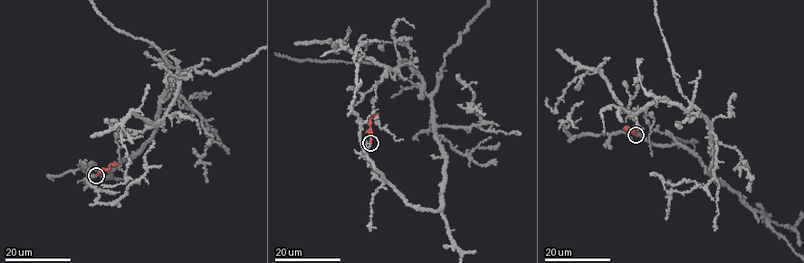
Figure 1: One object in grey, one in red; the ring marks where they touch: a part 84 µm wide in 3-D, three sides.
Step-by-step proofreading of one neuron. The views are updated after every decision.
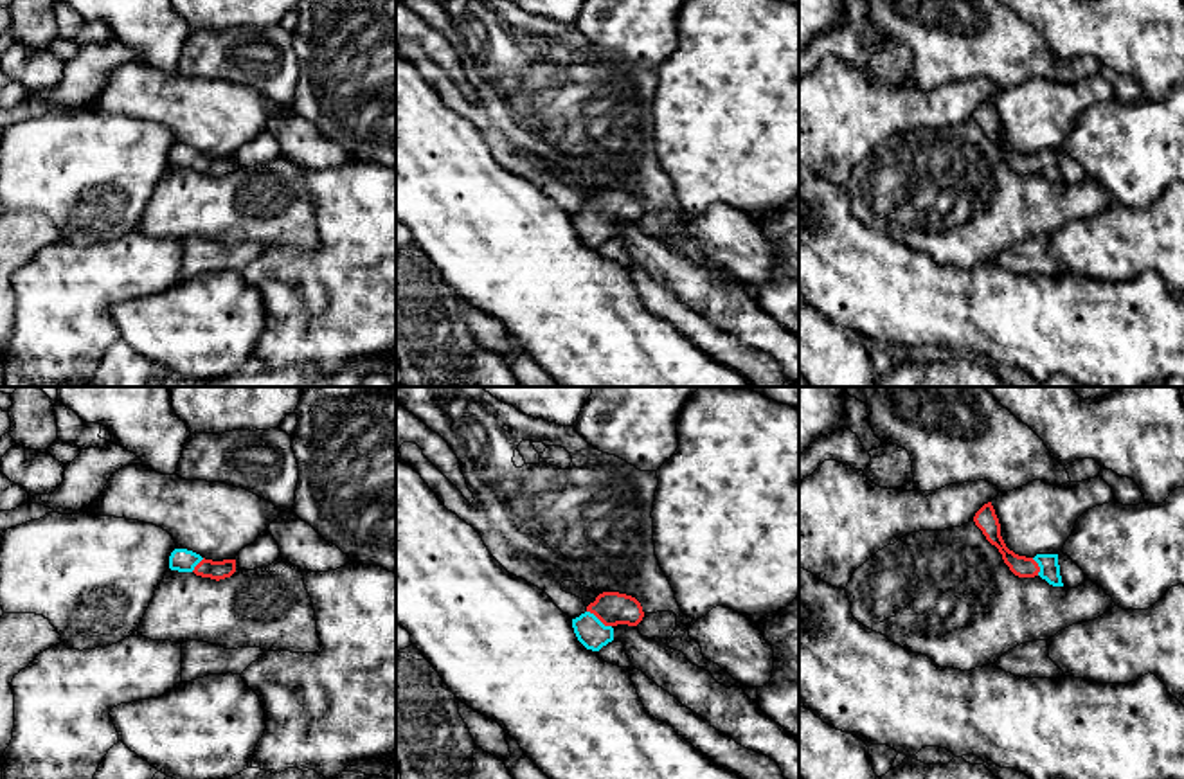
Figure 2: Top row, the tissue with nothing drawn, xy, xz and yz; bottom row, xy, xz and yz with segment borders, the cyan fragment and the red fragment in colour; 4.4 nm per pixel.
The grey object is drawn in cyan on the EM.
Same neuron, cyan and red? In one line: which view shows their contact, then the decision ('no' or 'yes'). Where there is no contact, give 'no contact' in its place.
xz | yes

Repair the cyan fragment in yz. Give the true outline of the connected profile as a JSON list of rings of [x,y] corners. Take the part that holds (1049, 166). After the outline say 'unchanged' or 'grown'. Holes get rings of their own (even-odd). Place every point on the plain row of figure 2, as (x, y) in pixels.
[[[991,99],[984,101],[973,113],[975,122],[986,137],[999,146],[1004,160],[1018,175],[1040,173],[1053,184],[1063,184],[1058,162],[1058,151],[1036,151],[1035,155],[1018,153],[1009,148],[1000,133],[1000,121]]]; grown

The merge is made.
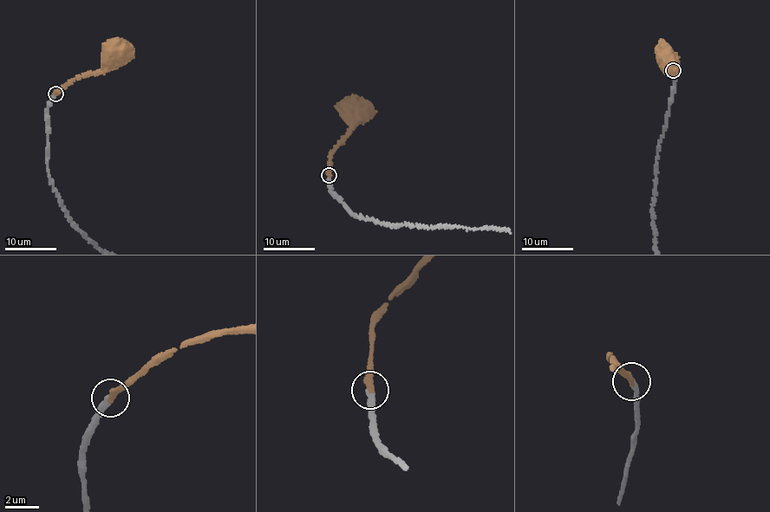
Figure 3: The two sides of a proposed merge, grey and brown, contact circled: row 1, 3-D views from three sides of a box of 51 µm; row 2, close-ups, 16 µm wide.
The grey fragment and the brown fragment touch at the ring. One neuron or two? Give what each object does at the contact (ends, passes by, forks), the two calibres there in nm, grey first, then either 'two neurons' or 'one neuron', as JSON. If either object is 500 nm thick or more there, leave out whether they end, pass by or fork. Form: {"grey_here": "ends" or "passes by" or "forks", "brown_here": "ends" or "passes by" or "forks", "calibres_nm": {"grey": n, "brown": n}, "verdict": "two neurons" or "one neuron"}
{"grey_here": "ends", "brown_here": "ends", "calibres_nm": {"grey": 320, "brown": 360}, "verdict": "one neuron"}

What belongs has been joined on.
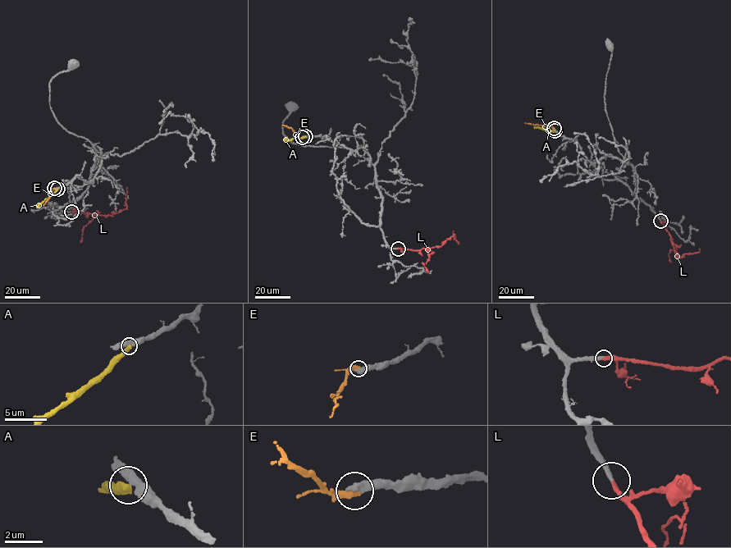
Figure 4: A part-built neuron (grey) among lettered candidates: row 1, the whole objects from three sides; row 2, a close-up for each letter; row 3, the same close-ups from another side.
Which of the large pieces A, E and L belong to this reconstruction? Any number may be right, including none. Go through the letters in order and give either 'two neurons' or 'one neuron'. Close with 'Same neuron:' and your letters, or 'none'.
A: two neurons
E: two neurons
L: one neuron
Same neuron: L

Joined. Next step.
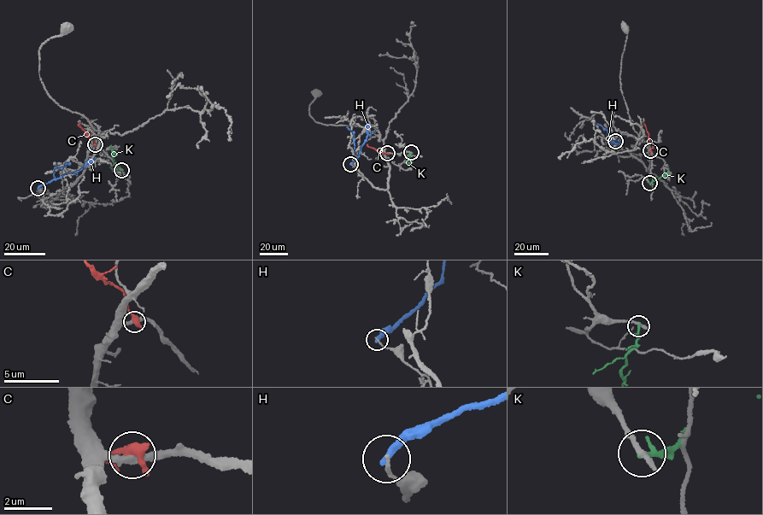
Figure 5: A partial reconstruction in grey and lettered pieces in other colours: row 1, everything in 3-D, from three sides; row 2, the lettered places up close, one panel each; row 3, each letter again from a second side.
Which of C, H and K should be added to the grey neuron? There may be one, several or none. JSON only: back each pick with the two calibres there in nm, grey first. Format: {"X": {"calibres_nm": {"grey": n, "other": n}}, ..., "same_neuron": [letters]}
{"same_neuron": []}

